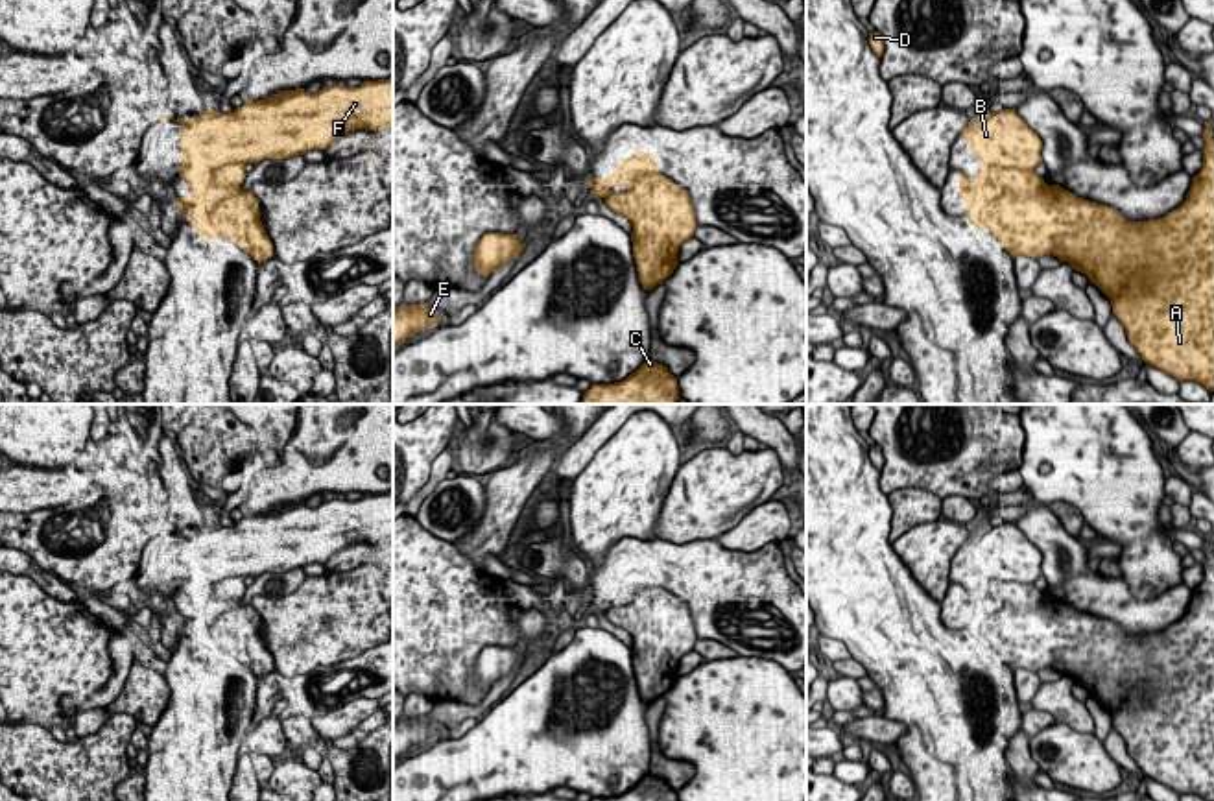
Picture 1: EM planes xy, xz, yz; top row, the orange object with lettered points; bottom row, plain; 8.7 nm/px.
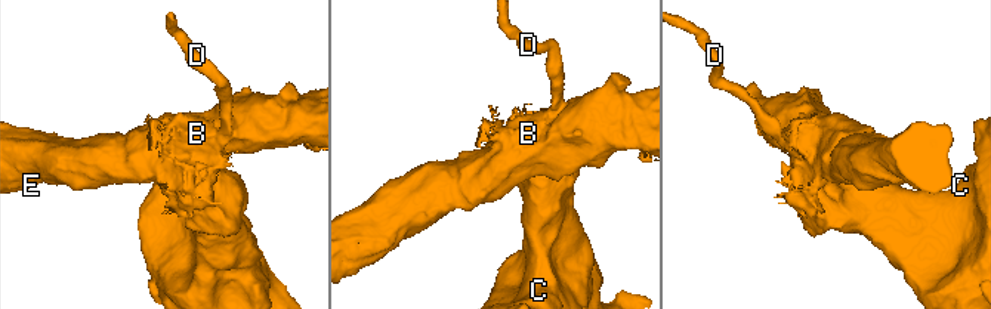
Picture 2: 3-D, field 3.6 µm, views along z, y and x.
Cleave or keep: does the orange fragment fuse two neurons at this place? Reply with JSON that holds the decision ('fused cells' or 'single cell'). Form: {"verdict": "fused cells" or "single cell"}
{"verdict": "fused cells"}

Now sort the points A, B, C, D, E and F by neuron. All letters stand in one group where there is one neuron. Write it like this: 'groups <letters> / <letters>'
groups A C D / B E F

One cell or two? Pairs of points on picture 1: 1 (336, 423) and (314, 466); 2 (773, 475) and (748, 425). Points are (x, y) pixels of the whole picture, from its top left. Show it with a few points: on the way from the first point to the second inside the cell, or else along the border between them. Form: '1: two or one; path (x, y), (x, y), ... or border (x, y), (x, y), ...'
1: one; path (327, 434), (323, 454)
2: two; border (764, 445), (775, 453), (786, 473)

